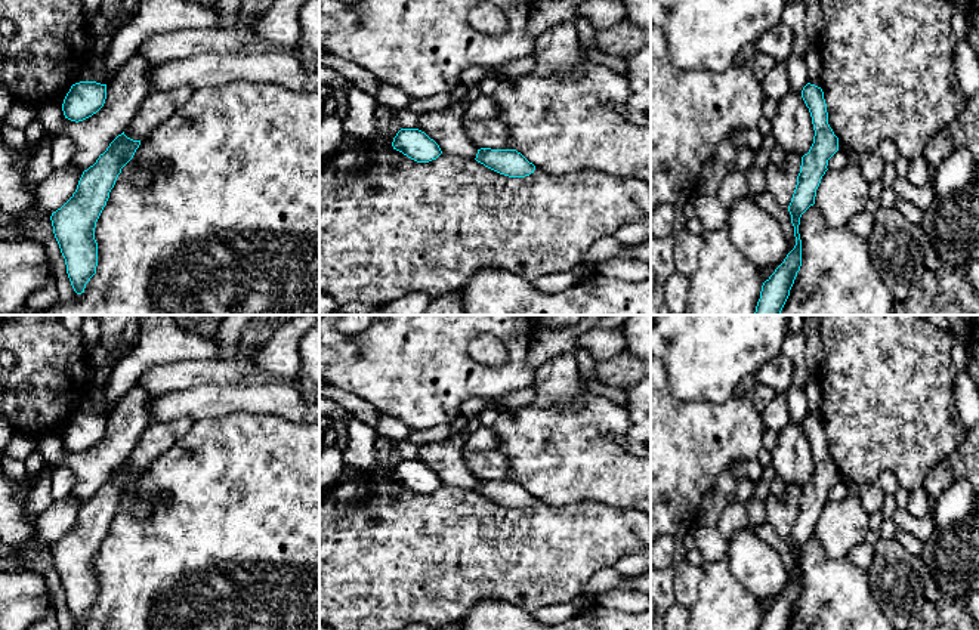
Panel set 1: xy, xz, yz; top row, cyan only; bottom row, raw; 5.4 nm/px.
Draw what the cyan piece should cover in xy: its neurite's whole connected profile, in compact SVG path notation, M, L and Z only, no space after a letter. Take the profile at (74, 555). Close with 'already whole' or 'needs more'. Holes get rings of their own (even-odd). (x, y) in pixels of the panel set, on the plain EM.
M124 463L118 466L96 494L83 503L72 528L50 547L68 609L77 626L84 624L86 615L96 605L96 553L121 500L133 490L139 476L140 472L127 469Z | already whole

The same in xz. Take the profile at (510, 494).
M481 479L478 481L475 491L485 498L509 509L525 509L535 501L535 497L516 481Z | already whole

